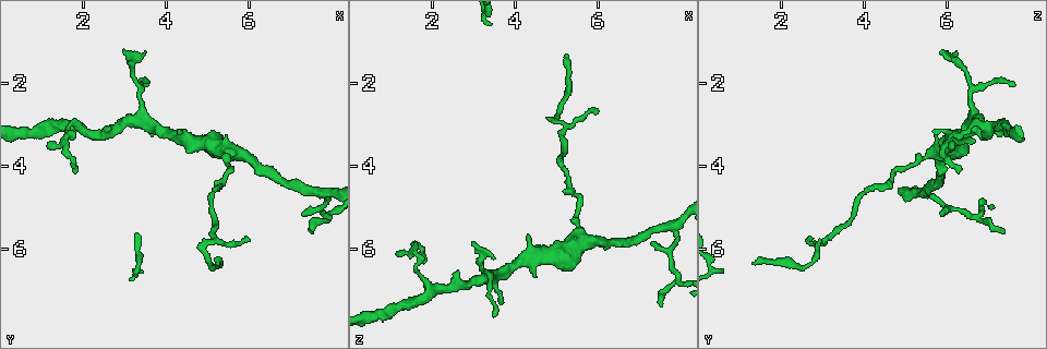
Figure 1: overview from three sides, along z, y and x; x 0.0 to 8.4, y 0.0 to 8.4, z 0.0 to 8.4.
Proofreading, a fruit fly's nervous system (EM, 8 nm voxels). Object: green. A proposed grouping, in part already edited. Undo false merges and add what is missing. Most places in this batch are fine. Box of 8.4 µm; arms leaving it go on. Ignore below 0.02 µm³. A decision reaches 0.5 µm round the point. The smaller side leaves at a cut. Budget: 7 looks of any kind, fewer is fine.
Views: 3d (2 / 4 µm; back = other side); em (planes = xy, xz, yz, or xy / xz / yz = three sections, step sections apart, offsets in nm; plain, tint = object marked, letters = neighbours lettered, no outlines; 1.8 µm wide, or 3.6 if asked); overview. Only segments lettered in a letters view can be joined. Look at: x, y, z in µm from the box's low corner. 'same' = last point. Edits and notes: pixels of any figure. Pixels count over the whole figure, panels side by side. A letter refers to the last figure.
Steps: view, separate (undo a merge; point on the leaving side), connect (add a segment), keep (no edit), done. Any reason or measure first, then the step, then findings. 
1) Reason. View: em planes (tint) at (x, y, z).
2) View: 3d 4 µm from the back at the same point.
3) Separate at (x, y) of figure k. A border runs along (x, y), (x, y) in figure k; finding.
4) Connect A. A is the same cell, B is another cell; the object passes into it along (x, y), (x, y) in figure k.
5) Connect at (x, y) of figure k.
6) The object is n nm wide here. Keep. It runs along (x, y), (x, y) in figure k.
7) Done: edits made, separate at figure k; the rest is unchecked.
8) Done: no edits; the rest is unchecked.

An open end. View: 3d 4 µm at (1.15, 3.50, 6.15).

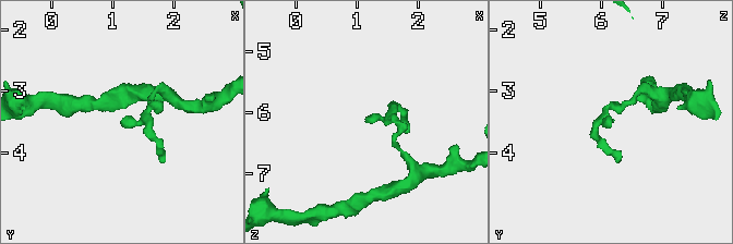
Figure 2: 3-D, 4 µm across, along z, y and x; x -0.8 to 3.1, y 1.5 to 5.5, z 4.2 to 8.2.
Shape alone is not enough. View: em planes (letters) at (1.10, 3.55, 6.10).

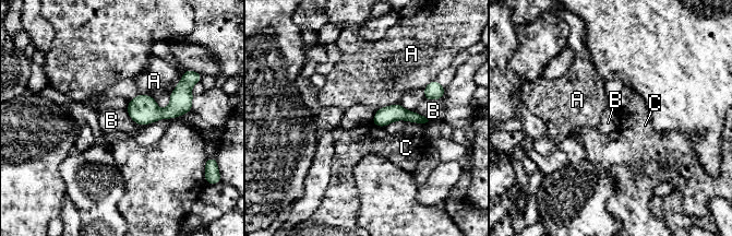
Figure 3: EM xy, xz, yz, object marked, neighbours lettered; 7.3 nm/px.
Keep. A, B and C are other cells; a border runs along (126, 109), (140, 125), (191, 110) in figure 3; no lettered segment goes on from it.

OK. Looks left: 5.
Calibre changes. View: em planes (tint) at (5.50, 4.00, 5.10).

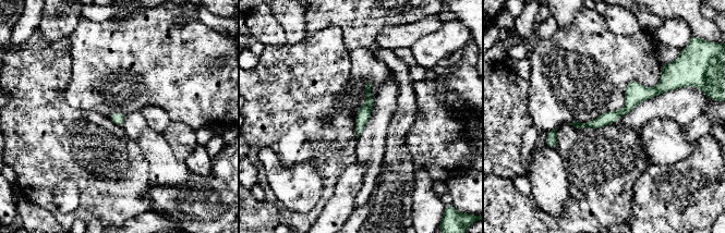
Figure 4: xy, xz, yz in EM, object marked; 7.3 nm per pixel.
What lies round it. View: em planes (letters) at the same point.

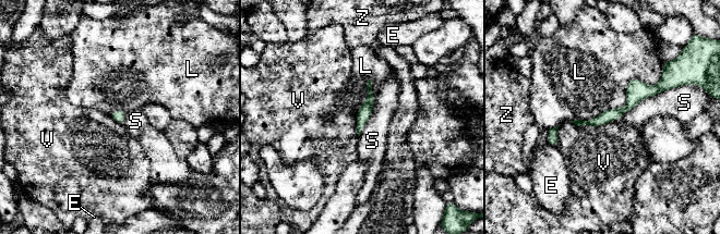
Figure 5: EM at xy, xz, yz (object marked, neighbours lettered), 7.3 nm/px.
Keep. E, L, S, V and Z are other cells; a border runs along (614, 120), (600, 125), (570, 121) in figure 5; one neuron here.

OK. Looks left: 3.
An open end. View: 3d 4 µm at (5.25, 6.40, 1.30).

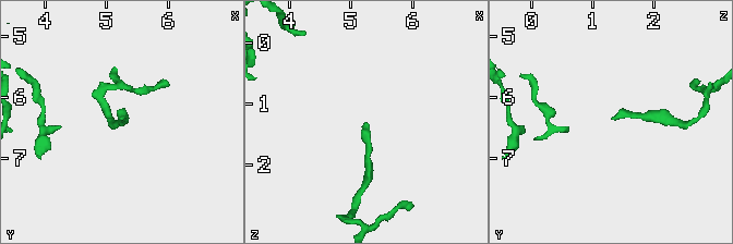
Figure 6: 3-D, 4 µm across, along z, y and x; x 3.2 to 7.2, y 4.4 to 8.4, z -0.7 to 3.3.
Now the EM. View: em xz step 8 (letters) at (5.20, 6.35, 1.35).

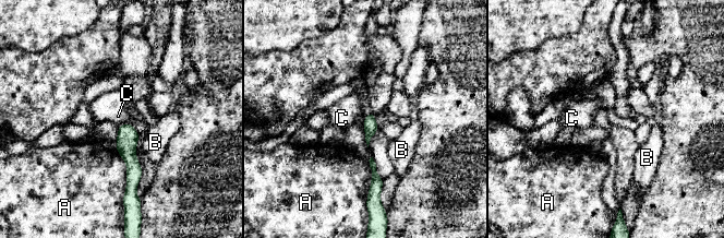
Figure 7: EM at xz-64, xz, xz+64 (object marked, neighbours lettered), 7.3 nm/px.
Keep. A, B and C are other cells; it runs along (124, 127), (131, 161), (130, 183) in figure 7; none of them fits.

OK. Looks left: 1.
Done: no edits; the rest is unchecked.

